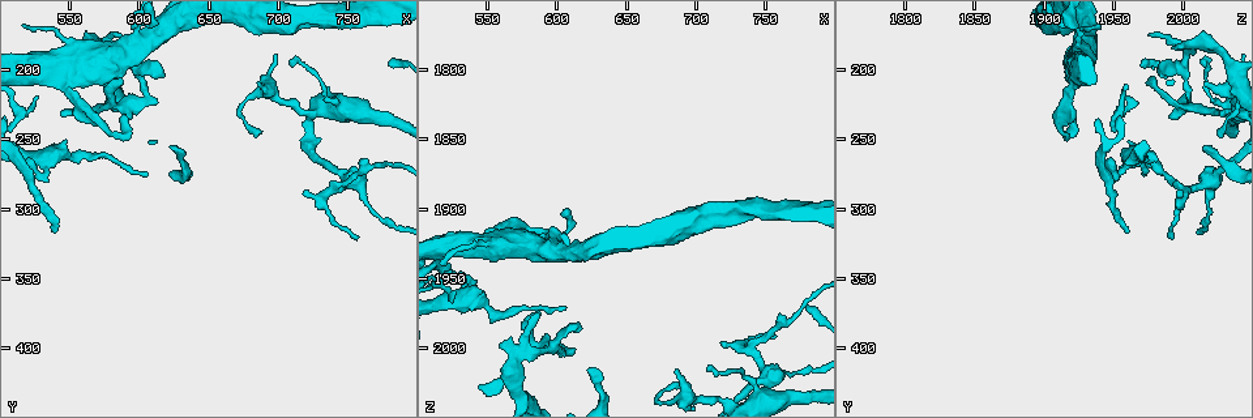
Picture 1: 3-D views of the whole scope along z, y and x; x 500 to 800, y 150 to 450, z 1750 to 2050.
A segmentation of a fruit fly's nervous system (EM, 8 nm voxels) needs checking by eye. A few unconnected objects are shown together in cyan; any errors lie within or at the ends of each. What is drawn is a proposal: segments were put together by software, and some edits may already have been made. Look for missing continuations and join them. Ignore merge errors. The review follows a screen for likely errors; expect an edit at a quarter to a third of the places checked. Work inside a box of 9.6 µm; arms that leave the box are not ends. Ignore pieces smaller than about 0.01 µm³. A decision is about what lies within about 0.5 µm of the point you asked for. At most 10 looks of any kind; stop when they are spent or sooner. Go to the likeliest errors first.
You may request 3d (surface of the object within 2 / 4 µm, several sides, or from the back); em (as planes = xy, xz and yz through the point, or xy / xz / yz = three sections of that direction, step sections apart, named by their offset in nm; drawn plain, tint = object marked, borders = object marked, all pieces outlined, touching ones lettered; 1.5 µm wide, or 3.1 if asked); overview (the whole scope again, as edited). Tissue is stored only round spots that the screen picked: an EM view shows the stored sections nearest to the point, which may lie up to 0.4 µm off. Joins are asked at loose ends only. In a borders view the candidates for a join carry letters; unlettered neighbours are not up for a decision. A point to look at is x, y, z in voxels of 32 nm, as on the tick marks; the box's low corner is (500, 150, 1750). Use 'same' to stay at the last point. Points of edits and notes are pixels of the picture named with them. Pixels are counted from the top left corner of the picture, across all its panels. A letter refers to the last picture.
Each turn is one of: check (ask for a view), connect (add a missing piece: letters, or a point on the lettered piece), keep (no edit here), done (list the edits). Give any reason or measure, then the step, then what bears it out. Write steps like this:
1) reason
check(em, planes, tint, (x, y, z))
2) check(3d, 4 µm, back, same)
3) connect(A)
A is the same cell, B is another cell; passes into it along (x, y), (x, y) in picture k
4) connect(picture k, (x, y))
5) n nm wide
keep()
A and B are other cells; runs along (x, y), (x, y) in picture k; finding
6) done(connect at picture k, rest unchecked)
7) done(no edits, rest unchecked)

branch stops here
check(3d, 2 µm, (618, 204, 1986))

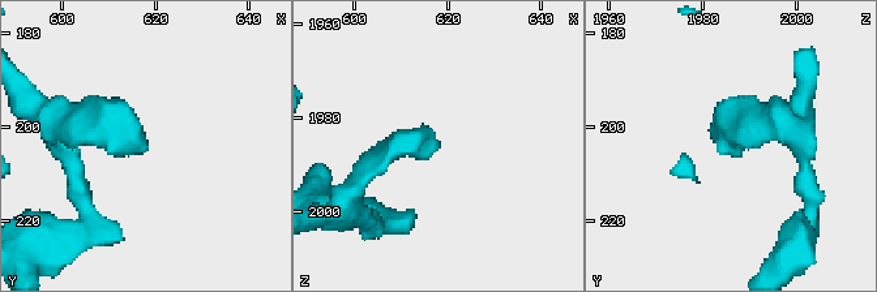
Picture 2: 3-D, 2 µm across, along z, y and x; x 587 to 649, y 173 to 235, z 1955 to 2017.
need the tissue
check(em, planes, borders, (617, 204, 1985))

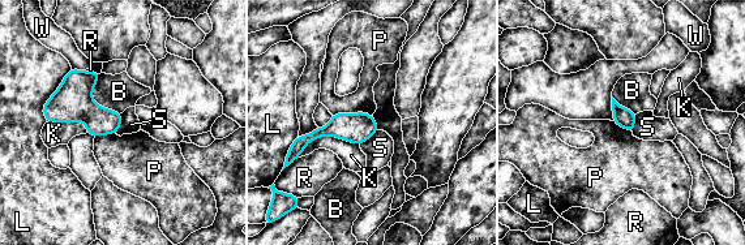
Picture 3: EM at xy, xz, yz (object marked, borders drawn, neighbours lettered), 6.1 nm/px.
120 nm wide
keep()
B, K, L, P, R, S and W are other cells; runs along (375, 128), (333, 128), (296, 144) in picture 3; no lettered piece goes on from it

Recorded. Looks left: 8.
an open end
check(em, xz, step 8, tint, (560, 180, 1996))

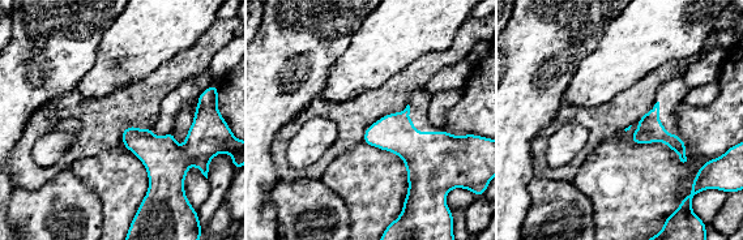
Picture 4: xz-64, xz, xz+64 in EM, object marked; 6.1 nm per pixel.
check(em, xz, step 8, borders, same)

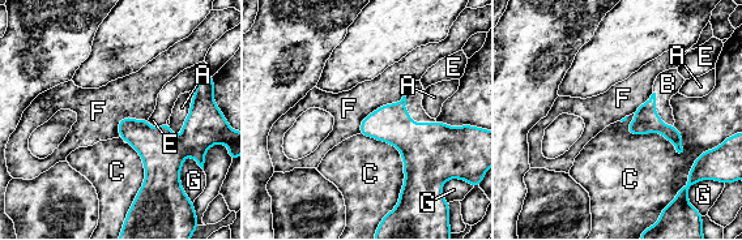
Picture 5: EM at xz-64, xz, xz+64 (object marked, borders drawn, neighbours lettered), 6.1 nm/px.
connect(B)
B is the same cell, A, C, E, F and G are other cells; it goes on there

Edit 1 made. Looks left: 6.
see it whole again
check(overview)

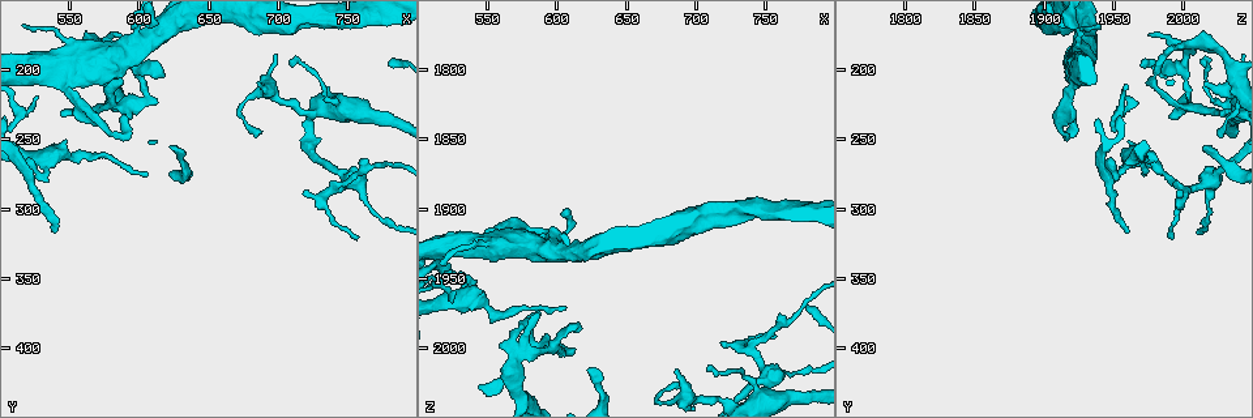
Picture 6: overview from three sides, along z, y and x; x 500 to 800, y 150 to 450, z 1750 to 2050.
an open end
check(em, planes, borders, (686, 210, 2016))

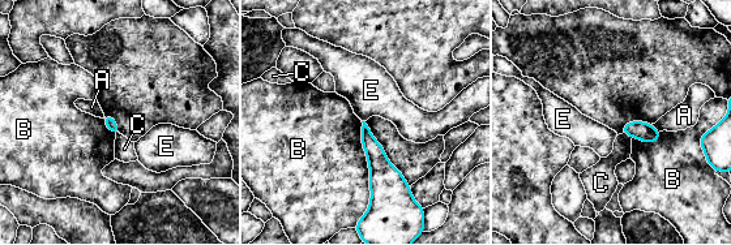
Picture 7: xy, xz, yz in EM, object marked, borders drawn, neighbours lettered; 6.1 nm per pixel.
keep()
A, B, C and E are other cells; border along (360, 121), (367, 209) in picture 7; no lettered piece goes on from it

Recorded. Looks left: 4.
tapers out
check(em, planes, borders, (718, 288, 1996))

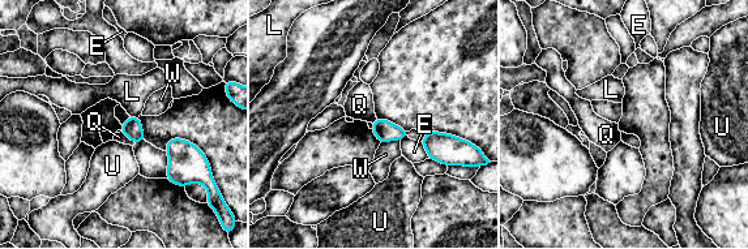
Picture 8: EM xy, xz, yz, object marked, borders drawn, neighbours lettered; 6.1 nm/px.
keep()
E, L, Q, U and W are other cells; border along (120, 131), (135, 144) in picture 8; no lettered piece goes on from it

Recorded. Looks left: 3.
done(connect at picture 5, rest unchecked)

